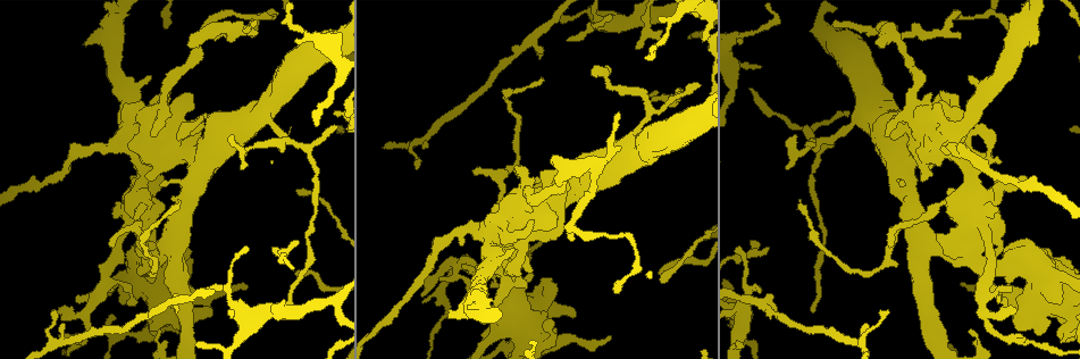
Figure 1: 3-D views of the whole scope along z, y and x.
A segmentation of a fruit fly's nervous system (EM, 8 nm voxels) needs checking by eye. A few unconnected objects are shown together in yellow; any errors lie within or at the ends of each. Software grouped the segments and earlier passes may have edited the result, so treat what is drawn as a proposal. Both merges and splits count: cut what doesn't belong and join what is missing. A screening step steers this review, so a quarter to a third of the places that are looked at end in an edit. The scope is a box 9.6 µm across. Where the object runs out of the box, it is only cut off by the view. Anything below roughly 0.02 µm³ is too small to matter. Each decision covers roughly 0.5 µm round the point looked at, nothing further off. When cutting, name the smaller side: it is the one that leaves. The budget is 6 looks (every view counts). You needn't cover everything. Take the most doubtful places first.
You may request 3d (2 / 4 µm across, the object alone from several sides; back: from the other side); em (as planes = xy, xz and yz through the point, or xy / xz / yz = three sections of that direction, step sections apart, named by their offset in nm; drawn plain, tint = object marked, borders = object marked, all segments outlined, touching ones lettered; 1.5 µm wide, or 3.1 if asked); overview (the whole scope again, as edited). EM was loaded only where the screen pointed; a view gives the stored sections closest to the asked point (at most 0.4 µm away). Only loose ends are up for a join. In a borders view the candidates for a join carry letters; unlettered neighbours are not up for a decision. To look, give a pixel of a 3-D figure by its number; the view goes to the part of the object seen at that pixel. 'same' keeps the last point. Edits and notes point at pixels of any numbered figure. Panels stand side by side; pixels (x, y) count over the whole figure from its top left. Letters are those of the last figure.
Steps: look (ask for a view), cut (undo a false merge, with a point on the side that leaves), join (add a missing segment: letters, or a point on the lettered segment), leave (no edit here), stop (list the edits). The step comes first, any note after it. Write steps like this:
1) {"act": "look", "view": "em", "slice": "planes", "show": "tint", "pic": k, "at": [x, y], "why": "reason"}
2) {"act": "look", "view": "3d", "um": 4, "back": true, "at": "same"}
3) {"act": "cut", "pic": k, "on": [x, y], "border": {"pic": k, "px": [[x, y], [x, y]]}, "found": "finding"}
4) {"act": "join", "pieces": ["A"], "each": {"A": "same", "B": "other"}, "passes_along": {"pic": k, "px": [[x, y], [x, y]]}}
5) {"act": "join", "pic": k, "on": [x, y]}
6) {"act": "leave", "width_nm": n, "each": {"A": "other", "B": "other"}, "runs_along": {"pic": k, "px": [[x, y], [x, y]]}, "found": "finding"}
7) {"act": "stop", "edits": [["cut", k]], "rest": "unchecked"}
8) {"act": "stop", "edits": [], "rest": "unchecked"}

{"act": "look", "view": "3d", "um": 4, "pic": 1, "at": [557, 329], "why": "an open end"}

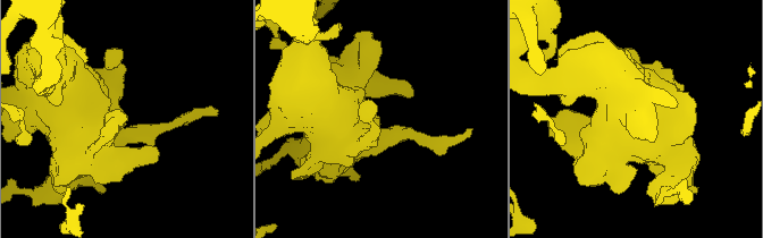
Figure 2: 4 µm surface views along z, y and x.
{"act": "look", "view": "em", "slice": "planes", "show": "borders", "pic": 2, "at": [378, 116]}

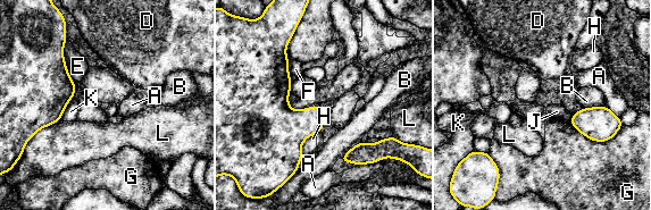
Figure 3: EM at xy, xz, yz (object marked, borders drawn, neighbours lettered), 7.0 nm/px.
{"act": "leave", "each": {"A": "other", "B": "other", "D": "other", "E": "other", "F": "other", "G": "other", "H": "other", "J": "other", "K": "other", "L": "other"}, "border": {"pic": 3, "px": [[572, 115], [569, 119]]}, "found": "none of them fits"}

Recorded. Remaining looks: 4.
{"act": "look", "view": "em", "slice": "xy", "step": 4, "show": "tint", "pic": 1, "at": [776, 310], "why": "thin end"}

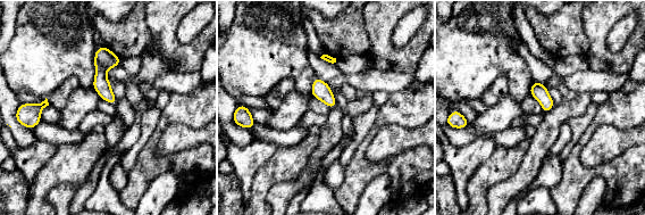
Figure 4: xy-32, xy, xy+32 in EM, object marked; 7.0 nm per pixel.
{"act": "look", "view": "em", "slice": "yz", "step": 4, "show": "borders", "at": "same", "why": "another direction"}

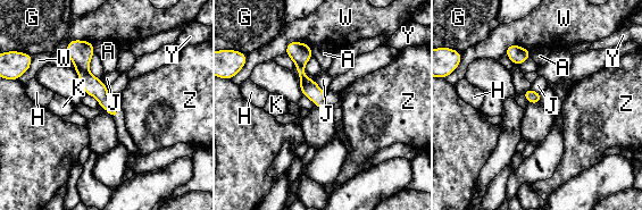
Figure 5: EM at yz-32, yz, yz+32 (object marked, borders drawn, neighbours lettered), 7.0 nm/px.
{"act": "leave", "each": {"A": "other", "G": "other", "H": "other", "J": "other", "K": "other", "W": "other", "Y": "other", "Z": "other"}, "border": {"pic": 5, "px": [[92, 43], [94, 52]]}, "found": "none of them fits"}

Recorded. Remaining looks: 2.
{"act": "look", "view": "em", "slice": "planes", "show": "plain", "pic": 1, "at": [655, 93], "why": "branch stops here"}

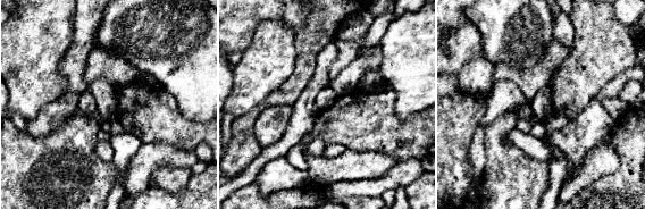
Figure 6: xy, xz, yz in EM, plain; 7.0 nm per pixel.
{"act": "look", "view": "em", "slice": "planes", "show": "borders", "at": "same"}

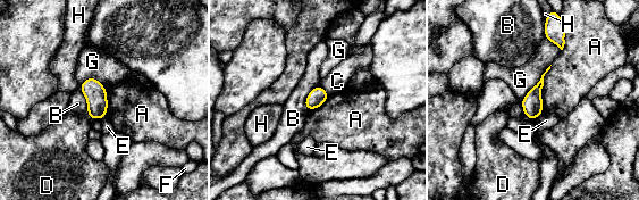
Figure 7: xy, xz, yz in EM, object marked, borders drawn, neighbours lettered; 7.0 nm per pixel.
{"act": "leave", "each": {"A": "other", "B": "other", "C": "other", "D": "other", "E": "other", "F": "other", "G": "other", "H": "other"}, "border": {"pic": 7, "px": [[552, 65], [544, 76], [541, 113]]}, "found": "no lettered segment goes on from it"}

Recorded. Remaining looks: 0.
{"act": "stop", "edits": [], "rest": "unchecked"}

